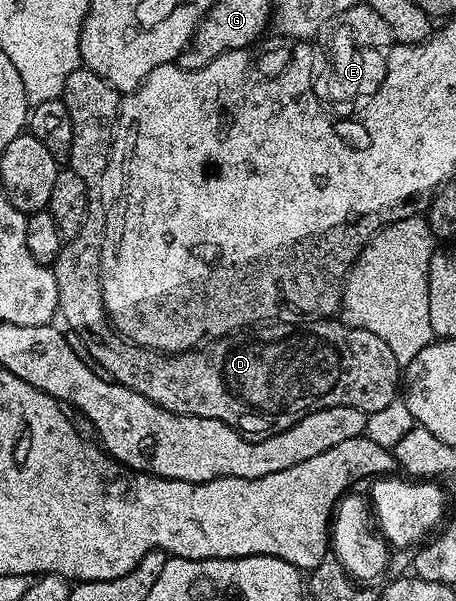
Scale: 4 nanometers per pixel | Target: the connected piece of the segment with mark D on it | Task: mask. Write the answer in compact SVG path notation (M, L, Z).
M81 65L75 67L66 77L62 98L66 113L70 113L70 125L74 125L74 145L70 145L67 166L74 173L78 173L78 177L82 177L82 185L86 185L88 212L86 221L82 221L82 229L78 229L76 236L61 246L58 257L50 266L54 281L58 281L58 315L61 320L64 318L63 326L71 332L74 339L76 334L75 342L82 351L84 346L83 354L107 378L114 383L121 383L126 389L134 389L134 393L142 393L142 397L154 401L154 405L166 409L171 415L222 421L245 437L282 433L290 429L290 425L302 421L302 417L322 409L353 407L371 413L386 409L397 402L402 391L402 365L396 360L394 353L390 353L390 345L386 345L382 337L374 337L374 333L366 329L350 327L332 317L308 317L303 320L305 323L269 322L267 325L234 331L221 339L205 342L191 351L175 353L152 351L148 347L138 346L131 339L125 339L113 327L104 307L100 272L108 220L106 176L108 164L112 162L116 118L120 115L122 95L114 89L114 85L110 85L110 81L98 77L98 73Z

